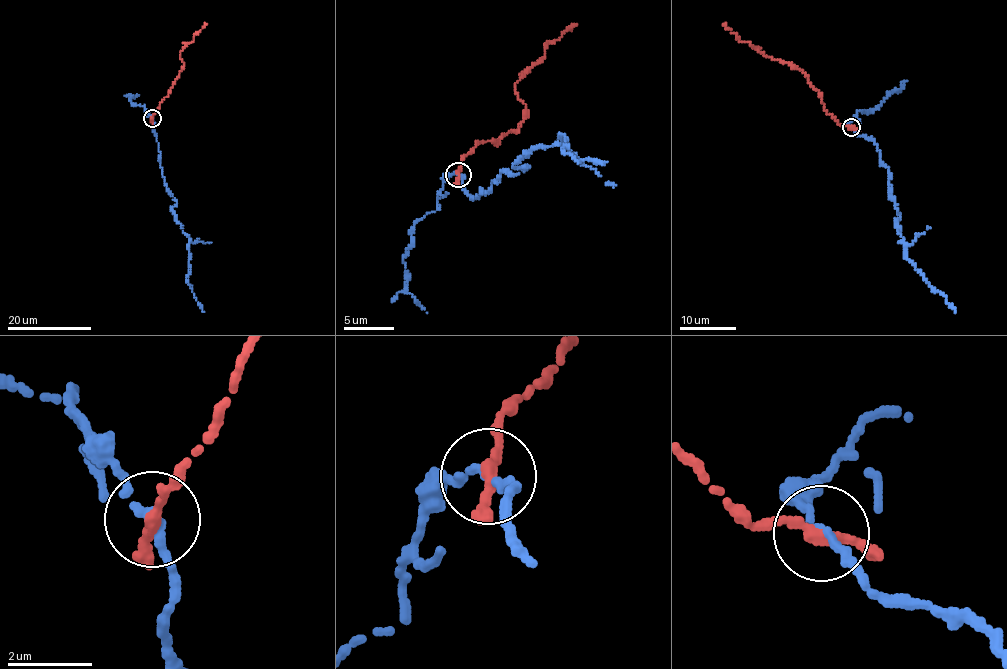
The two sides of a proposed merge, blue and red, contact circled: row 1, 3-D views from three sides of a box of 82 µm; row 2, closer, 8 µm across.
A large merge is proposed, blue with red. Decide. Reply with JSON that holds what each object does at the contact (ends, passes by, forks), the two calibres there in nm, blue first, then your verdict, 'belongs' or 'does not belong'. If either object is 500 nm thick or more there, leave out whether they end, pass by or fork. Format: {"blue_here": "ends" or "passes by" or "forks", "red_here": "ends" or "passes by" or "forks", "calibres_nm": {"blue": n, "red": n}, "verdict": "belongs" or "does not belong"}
{"blue_here": "passes by", "red_here": "passes by", "calibres_nm": {"blue": 190, "red": 240}, "verdict": "does not belong"}

